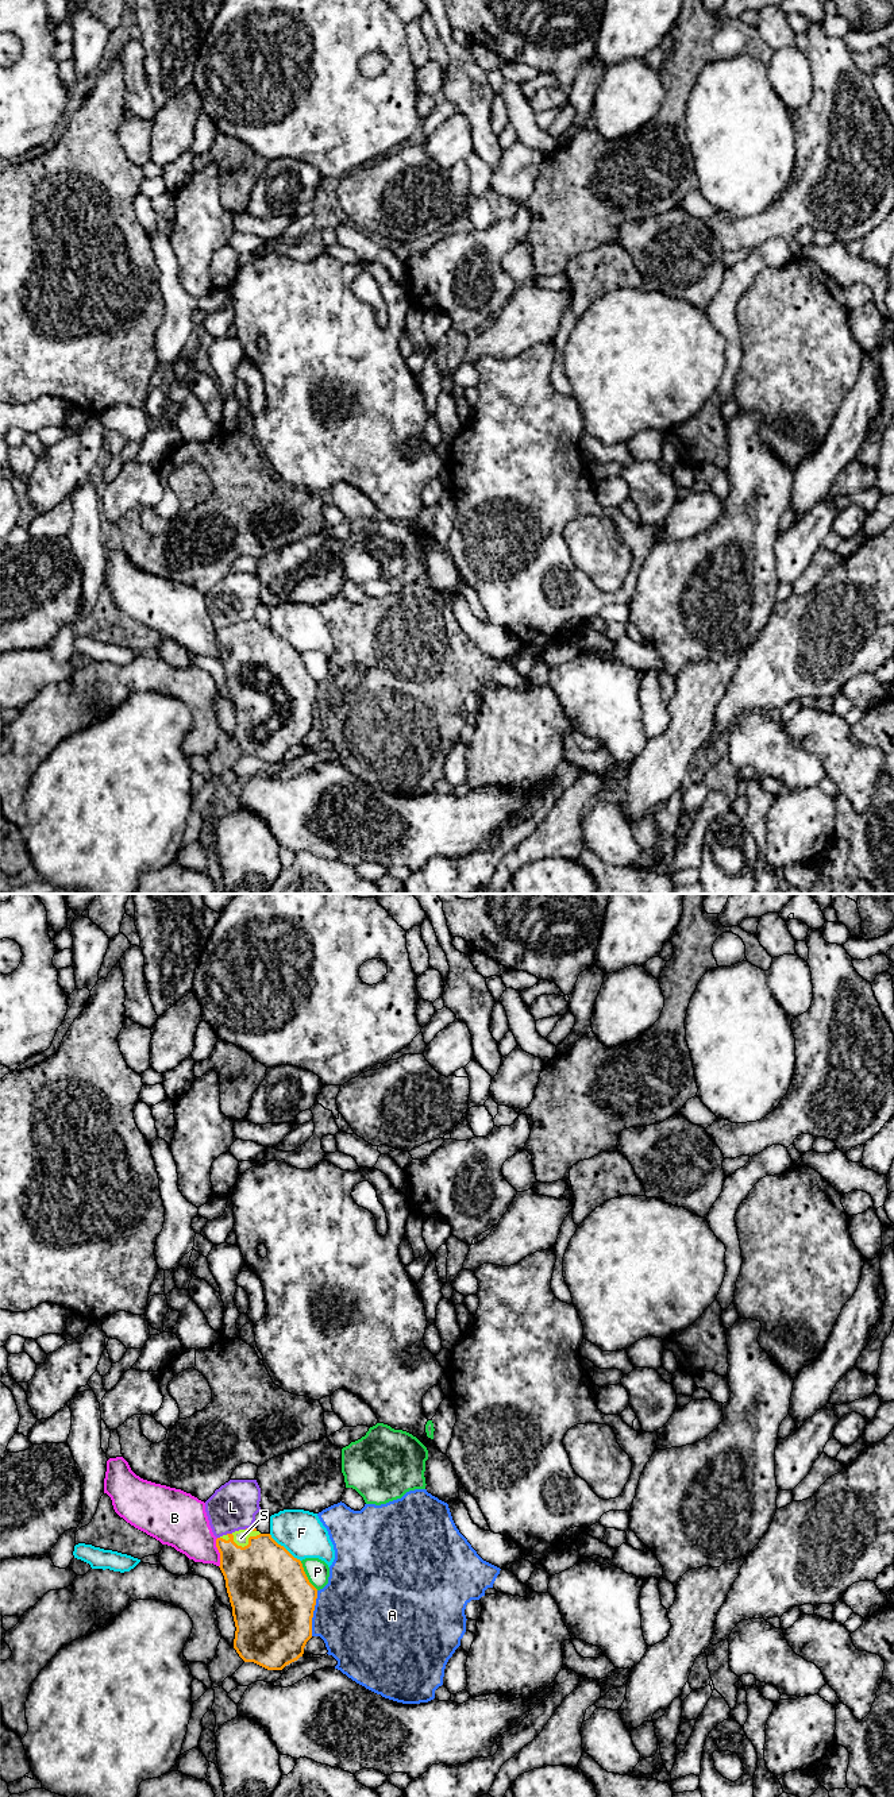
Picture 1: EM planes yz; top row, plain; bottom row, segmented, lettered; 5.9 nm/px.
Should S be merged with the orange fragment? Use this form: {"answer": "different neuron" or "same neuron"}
{"answer": "same neuron"}

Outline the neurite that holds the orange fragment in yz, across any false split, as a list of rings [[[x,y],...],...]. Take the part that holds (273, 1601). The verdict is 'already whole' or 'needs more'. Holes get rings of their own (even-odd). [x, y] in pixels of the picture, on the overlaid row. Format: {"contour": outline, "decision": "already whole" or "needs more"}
{"contour": [[[255,1527],[217,1538],[216,1547],[236,1627],[234,1648],[244,1662],[282,1670],[303,1657],[312,1638],[317,1589],[309,1582],[301,1561]]], "decision": "needs more"}

